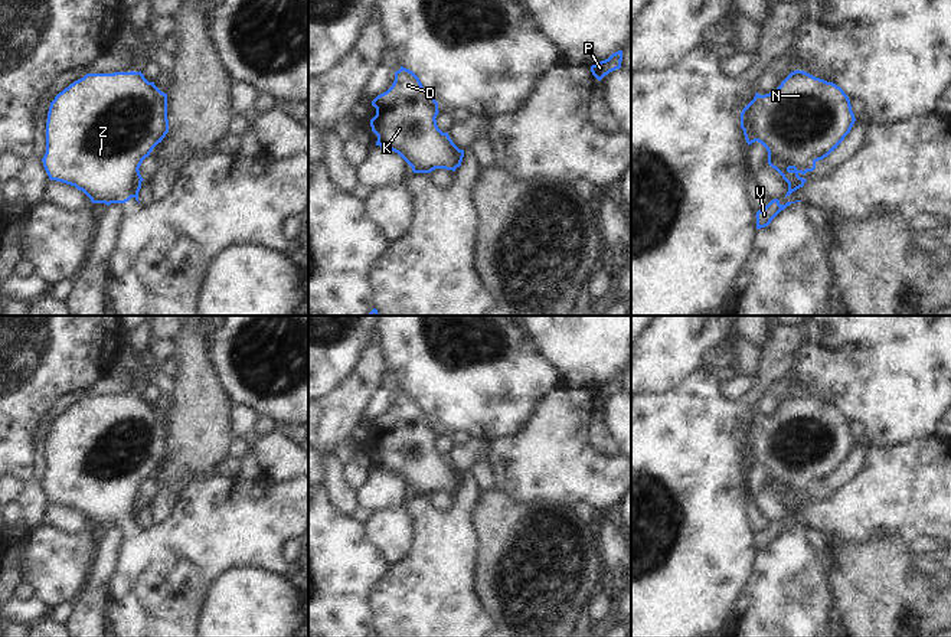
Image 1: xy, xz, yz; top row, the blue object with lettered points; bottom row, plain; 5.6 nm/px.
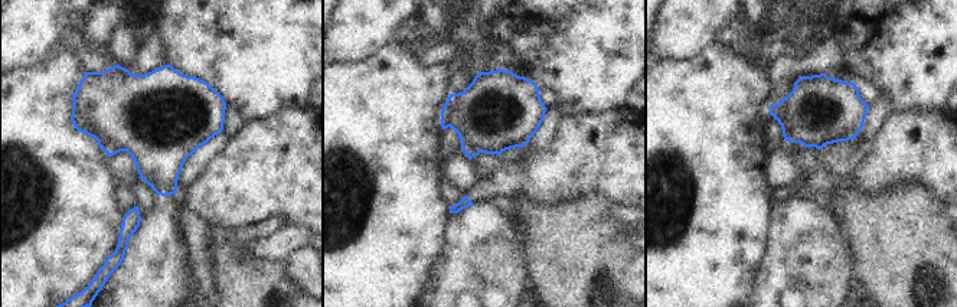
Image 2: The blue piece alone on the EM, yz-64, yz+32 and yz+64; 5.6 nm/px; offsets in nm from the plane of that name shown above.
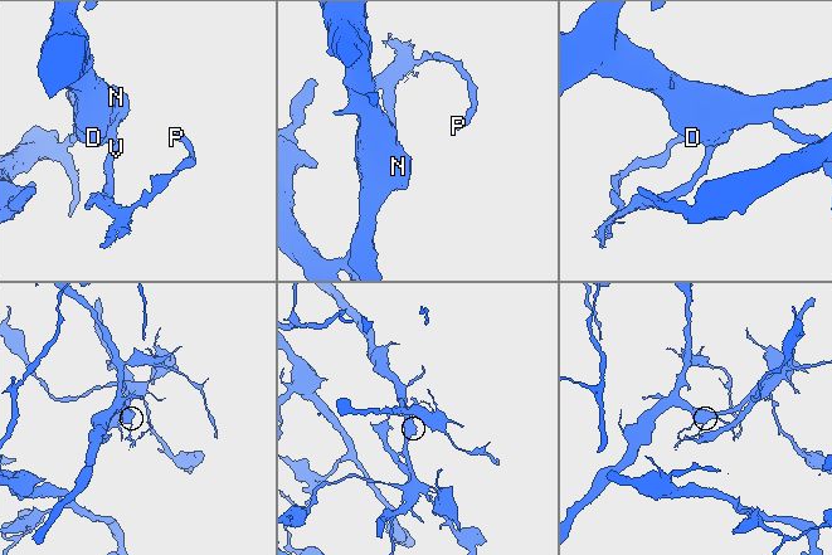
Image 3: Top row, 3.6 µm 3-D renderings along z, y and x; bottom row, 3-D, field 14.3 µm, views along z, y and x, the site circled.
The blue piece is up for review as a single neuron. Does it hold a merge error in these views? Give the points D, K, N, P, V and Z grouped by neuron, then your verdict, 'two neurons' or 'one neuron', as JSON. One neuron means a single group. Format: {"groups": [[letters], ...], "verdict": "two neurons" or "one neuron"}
{"groups": [["D", "K", "N", "Z"], ["P", "V"]], "verdict": "two neurons"}

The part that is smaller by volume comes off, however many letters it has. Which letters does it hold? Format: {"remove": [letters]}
{"remove": ["P", "V"]}

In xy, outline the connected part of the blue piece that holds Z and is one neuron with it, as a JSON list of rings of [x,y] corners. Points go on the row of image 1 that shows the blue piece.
[[[140,72],[86,74],[50,102],[46,121],[46,153],[42,159],[50,180],[82,190],[92,203],[125,203],[144,180],[140,166],[169,133],[167,94]]]

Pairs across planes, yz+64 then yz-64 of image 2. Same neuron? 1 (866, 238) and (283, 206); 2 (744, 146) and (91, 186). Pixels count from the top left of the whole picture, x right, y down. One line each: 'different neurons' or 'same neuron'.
1: different neurons
2: same neuron

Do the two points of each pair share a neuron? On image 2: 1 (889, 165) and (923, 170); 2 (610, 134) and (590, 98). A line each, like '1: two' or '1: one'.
1: one
2: two

